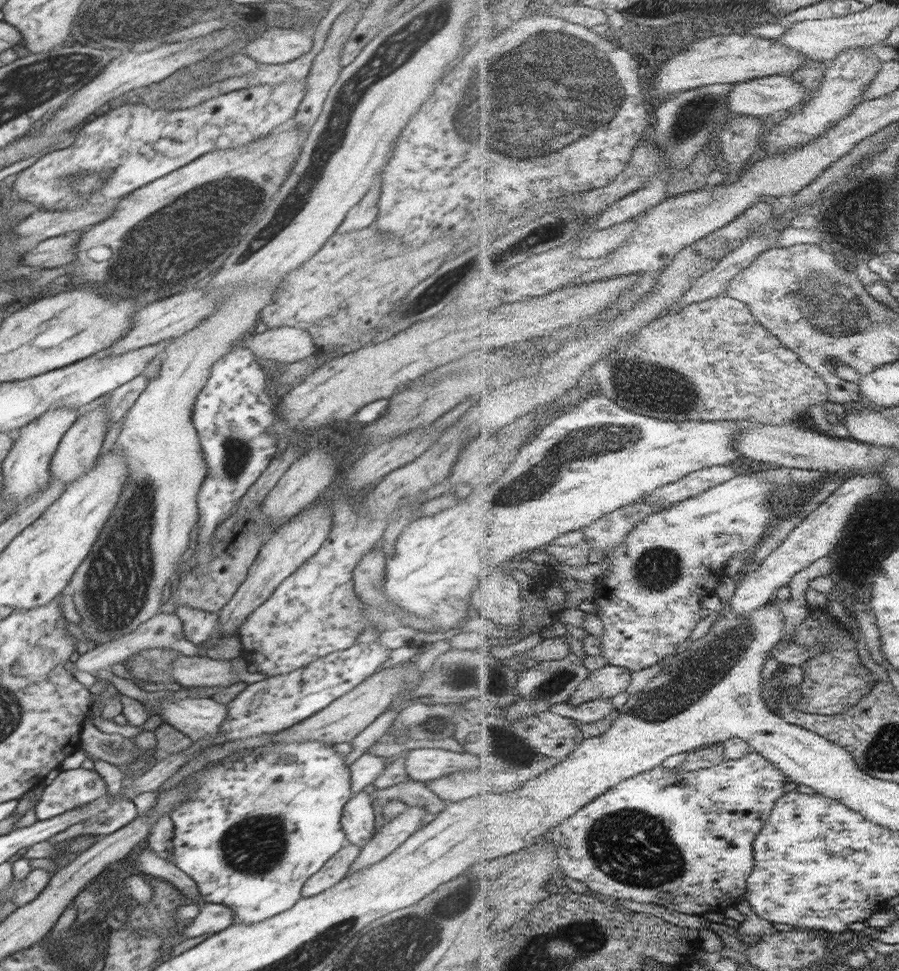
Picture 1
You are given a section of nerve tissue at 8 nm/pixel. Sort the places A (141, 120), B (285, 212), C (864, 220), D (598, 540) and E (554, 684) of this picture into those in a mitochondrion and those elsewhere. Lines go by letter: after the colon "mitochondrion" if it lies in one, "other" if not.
A: other
B: mitochondrion
C: mitochondrion
D: other
E: mitochondrion

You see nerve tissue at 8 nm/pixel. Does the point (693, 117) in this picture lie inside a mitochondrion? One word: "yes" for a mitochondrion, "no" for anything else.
yes

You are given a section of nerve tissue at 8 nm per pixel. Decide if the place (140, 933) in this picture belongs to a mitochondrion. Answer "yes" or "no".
yes

